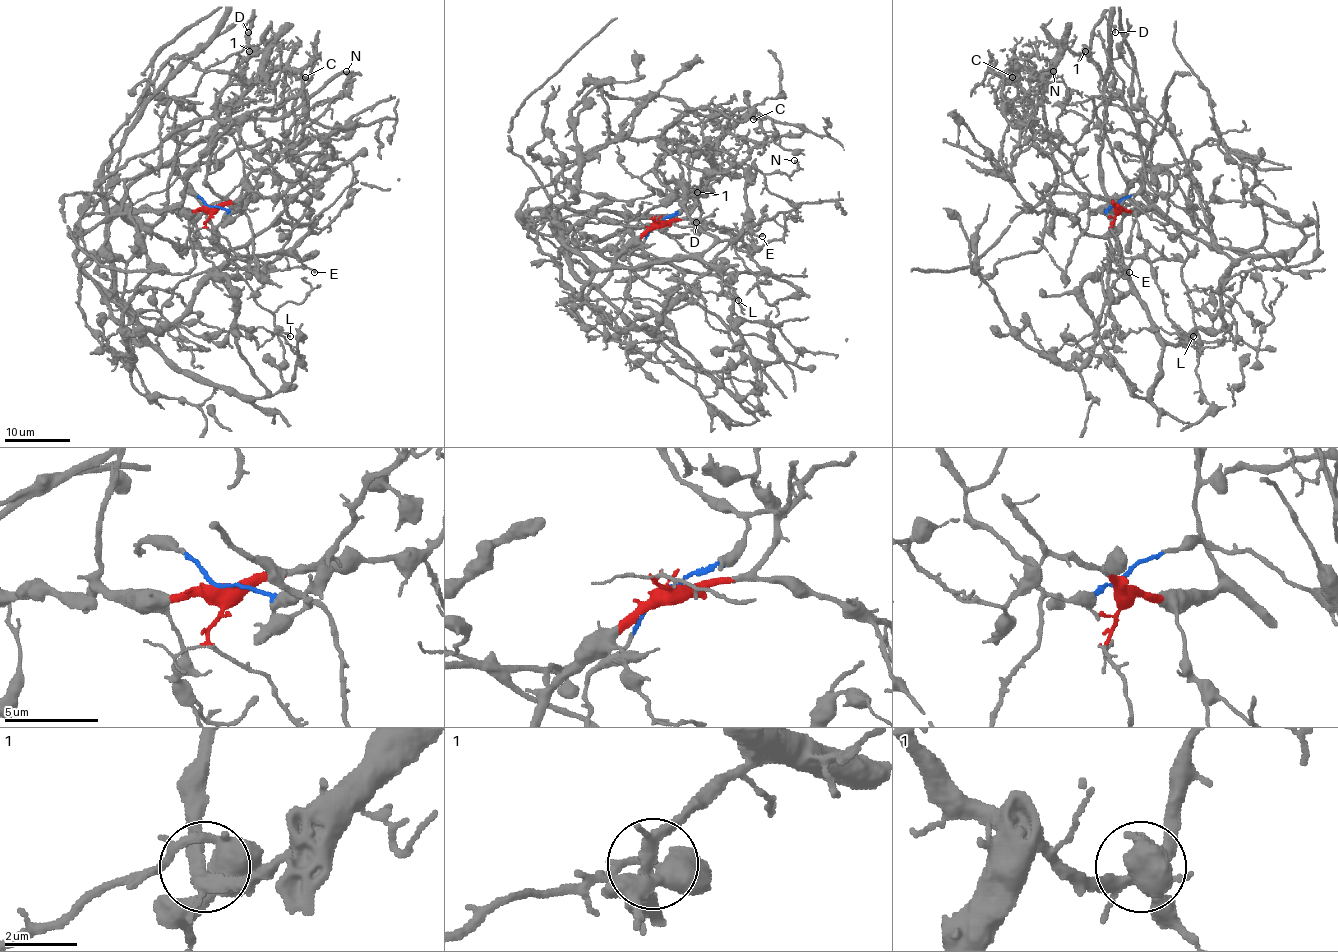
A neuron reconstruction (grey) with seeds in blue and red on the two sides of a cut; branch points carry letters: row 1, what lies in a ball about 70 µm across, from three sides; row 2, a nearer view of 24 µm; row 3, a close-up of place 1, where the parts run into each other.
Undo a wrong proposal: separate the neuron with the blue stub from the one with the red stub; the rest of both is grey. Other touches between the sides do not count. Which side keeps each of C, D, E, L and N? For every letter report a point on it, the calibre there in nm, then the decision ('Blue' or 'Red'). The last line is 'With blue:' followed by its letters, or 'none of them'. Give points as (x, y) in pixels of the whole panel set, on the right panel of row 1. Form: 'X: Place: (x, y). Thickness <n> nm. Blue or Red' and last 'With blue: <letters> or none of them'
C: Place: (1012, 77). Thickness 110 nm. Blue
D: Place: (1115, 32). Thickness 90 nm. Blue
E: Place: (1129, 272). Thickness 140 nm. Red
L: Place: (1193, 336). Thickness 140 nm. Red
N: Place: (1053, 71). Thickness 140 nm. Red
With blue: C, D

